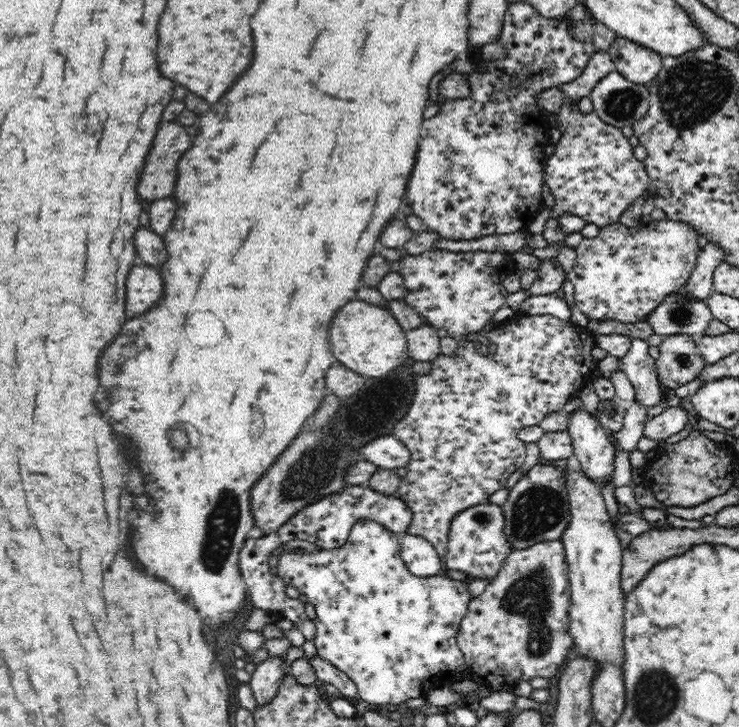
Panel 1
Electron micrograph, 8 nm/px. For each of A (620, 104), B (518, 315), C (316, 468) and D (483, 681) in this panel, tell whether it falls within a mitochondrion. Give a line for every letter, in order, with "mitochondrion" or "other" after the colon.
A: mitochondrion
B: other
C: mitochondrion
D: other

